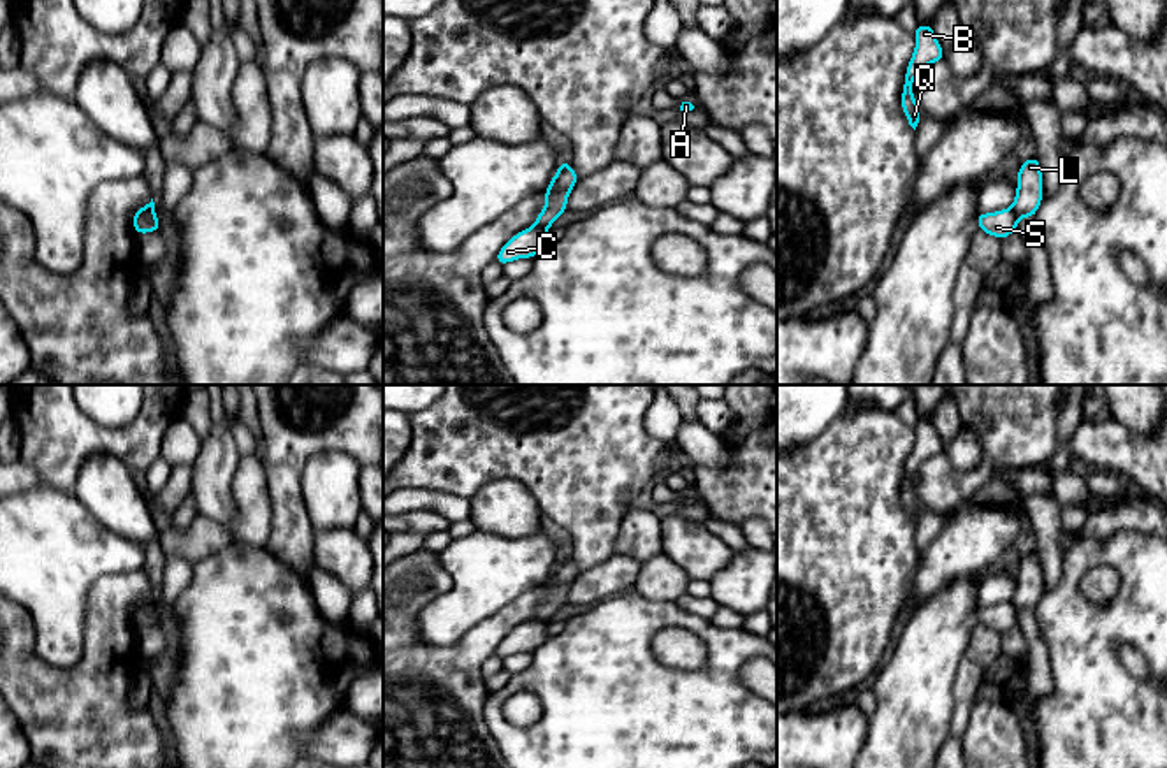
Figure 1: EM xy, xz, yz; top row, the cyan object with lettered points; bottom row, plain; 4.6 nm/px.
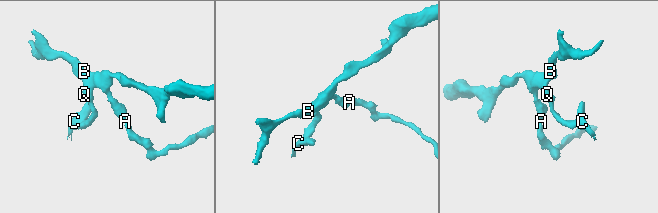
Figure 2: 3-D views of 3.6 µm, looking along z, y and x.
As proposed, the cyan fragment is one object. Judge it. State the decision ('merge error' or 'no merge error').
merge error

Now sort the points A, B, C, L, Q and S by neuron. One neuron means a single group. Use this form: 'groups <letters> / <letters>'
groups A B Q S / C L

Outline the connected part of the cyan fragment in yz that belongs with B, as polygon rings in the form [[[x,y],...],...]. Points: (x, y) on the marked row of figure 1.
[[[917,25],[914,30],[916,49],[905,70],[905,79],[902,86],[902,111],[909,121],[909,125],[916,130],[921,120],[921,109],[912,95],[912,81],[919,76],[919,72],[935,63],[942,62],[944,51],[940,42],[933,33],[933,25]]]

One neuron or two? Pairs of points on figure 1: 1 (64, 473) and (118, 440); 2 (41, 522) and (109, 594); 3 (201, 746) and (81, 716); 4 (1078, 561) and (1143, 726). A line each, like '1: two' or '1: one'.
1: one
2: two
3: two
4: one

